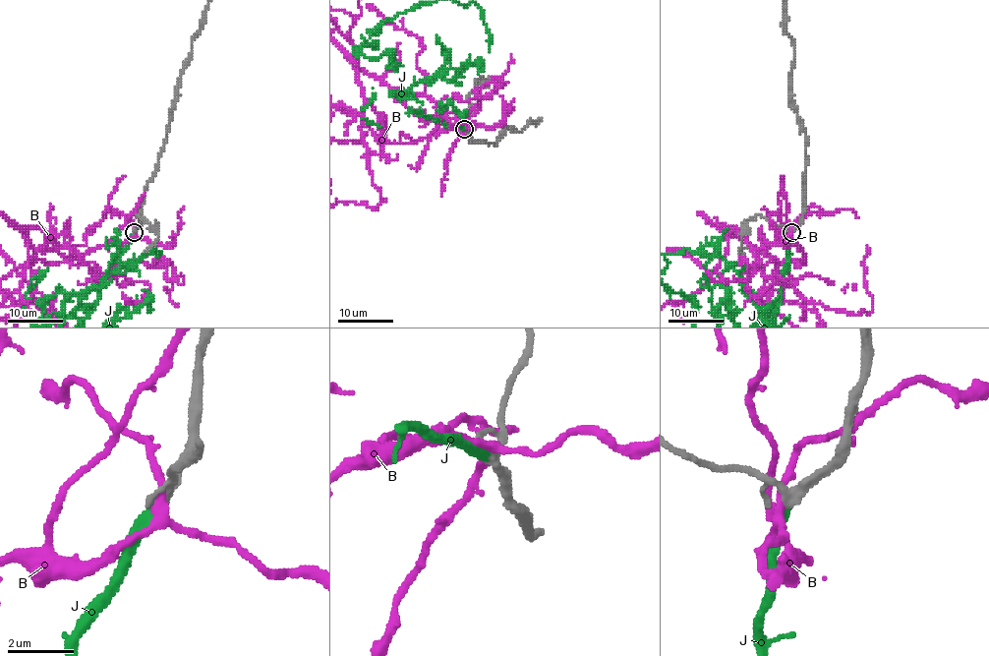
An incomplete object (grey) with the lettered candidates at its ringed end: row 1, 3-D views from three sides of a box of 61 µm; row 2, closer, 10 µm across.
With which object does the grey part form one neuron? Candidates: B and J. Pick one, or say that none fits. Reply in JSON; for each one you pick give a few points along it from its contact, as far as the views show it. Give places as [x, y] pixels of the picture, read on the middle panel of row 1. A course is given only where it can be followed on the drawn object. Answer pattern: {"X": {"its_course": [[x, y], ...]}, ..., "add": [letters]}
{"add": ["J"]}

